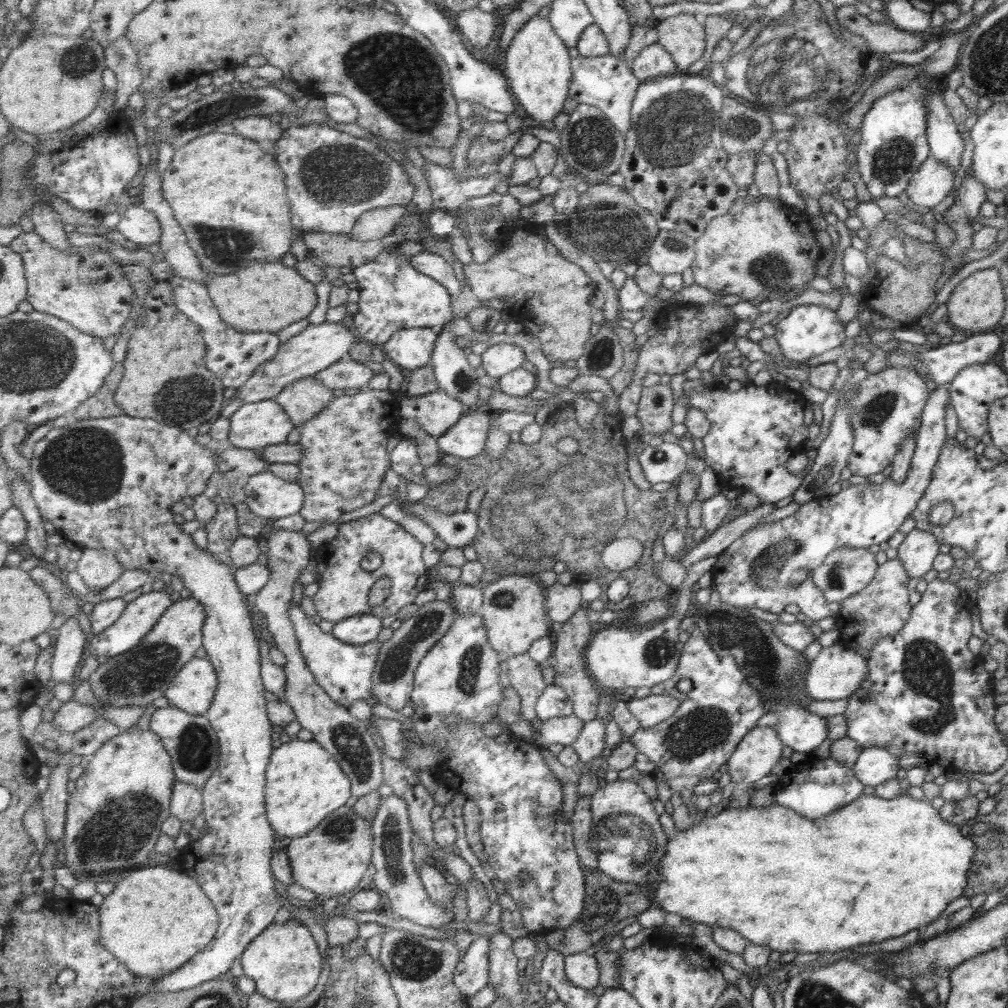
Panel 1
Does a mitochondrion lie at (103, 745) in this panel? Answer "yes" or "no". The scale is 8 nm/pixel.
no

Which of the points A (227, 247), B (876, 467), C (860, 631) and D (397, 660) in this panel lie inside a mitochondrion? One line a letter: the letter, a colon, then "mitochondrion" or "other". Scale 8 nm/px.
A: mitochondrion
B: other
C: other
D: mitochondrion

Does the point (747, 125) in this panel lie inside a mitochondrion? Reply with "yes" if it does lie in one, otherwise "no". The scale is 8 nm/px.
yes

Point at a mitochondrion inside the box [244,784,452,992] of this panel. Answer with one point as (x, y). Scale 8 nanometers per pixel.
(414, 960)

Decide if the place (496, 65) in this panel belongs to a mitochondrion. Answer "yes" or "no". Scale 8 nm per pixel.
no

